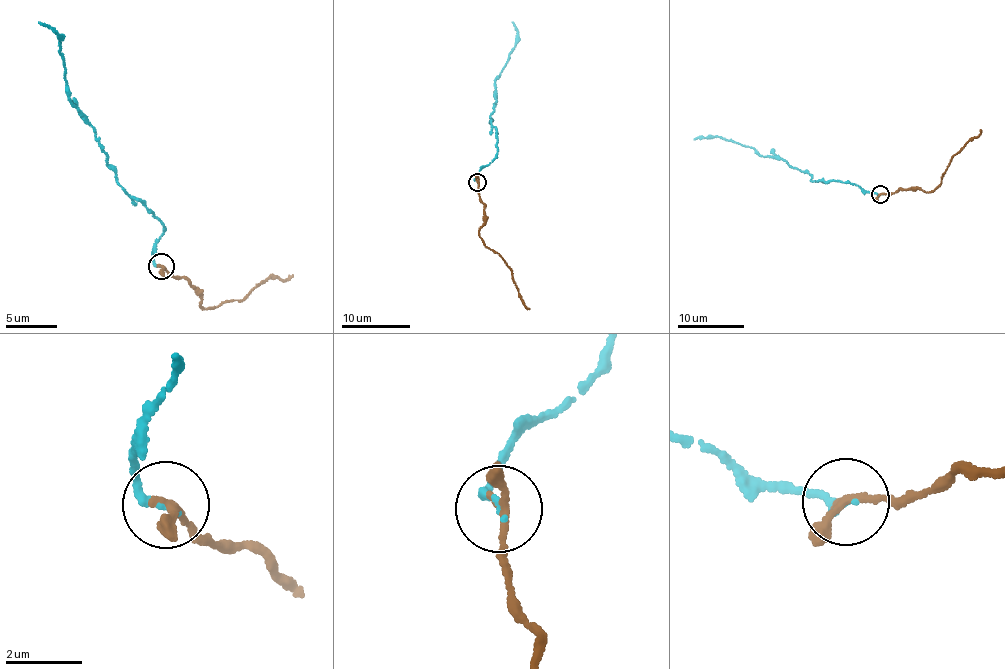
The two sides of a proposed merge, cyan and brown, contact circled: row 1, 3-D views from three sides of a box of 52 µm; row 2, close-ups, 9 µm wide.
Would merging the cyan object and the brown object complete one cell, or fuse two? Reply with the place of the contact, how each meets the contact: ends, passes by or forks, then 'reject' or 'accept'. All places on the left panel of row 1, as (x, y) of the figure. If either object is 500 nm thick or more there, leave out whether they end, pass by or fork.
(161, 266) | cyan ends | brown passes by | accept

